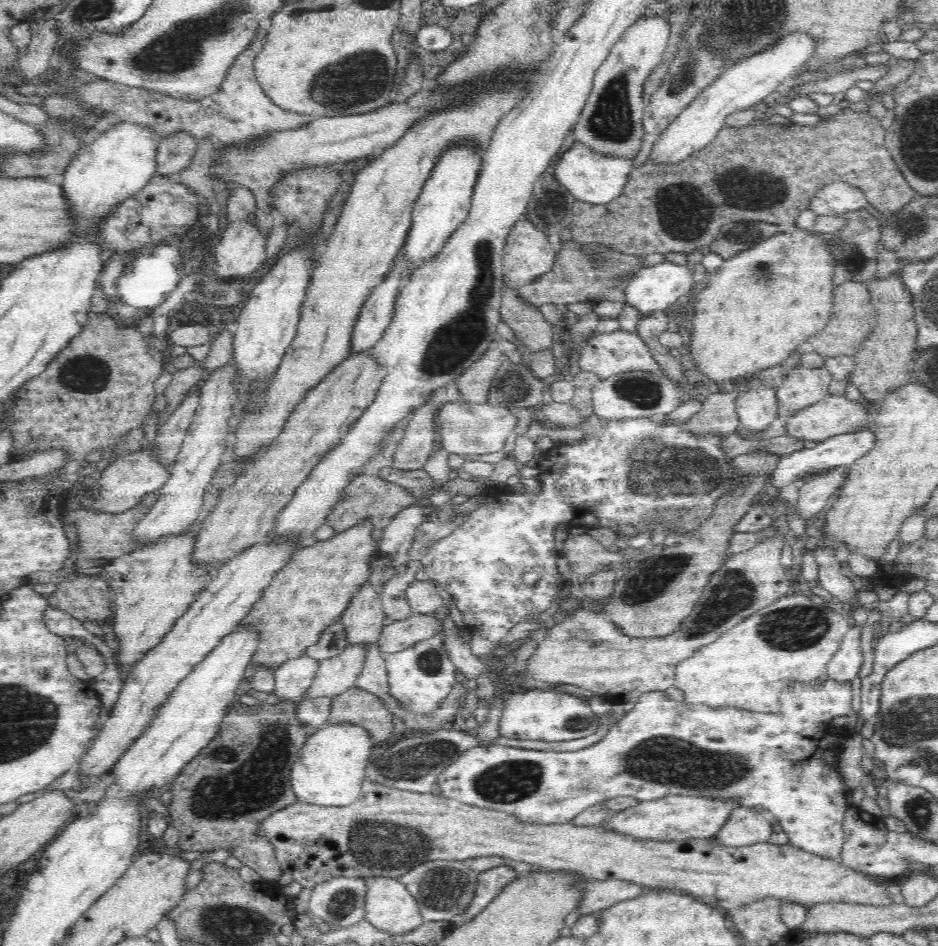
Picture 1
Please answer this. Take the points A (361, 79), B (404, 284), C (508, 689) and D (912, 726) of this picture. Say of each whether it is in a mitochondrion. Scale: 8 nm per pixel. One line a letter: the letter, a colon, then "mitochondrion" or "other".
A: mitochondrion
B: other
C: other
D: mitochondrion

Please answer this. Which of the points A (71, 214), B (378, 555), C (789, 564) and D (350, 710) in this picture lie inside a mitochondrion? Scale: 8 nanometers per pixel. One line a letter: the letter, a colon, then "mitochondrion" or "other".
A: other
B: other
C: other
D: other

